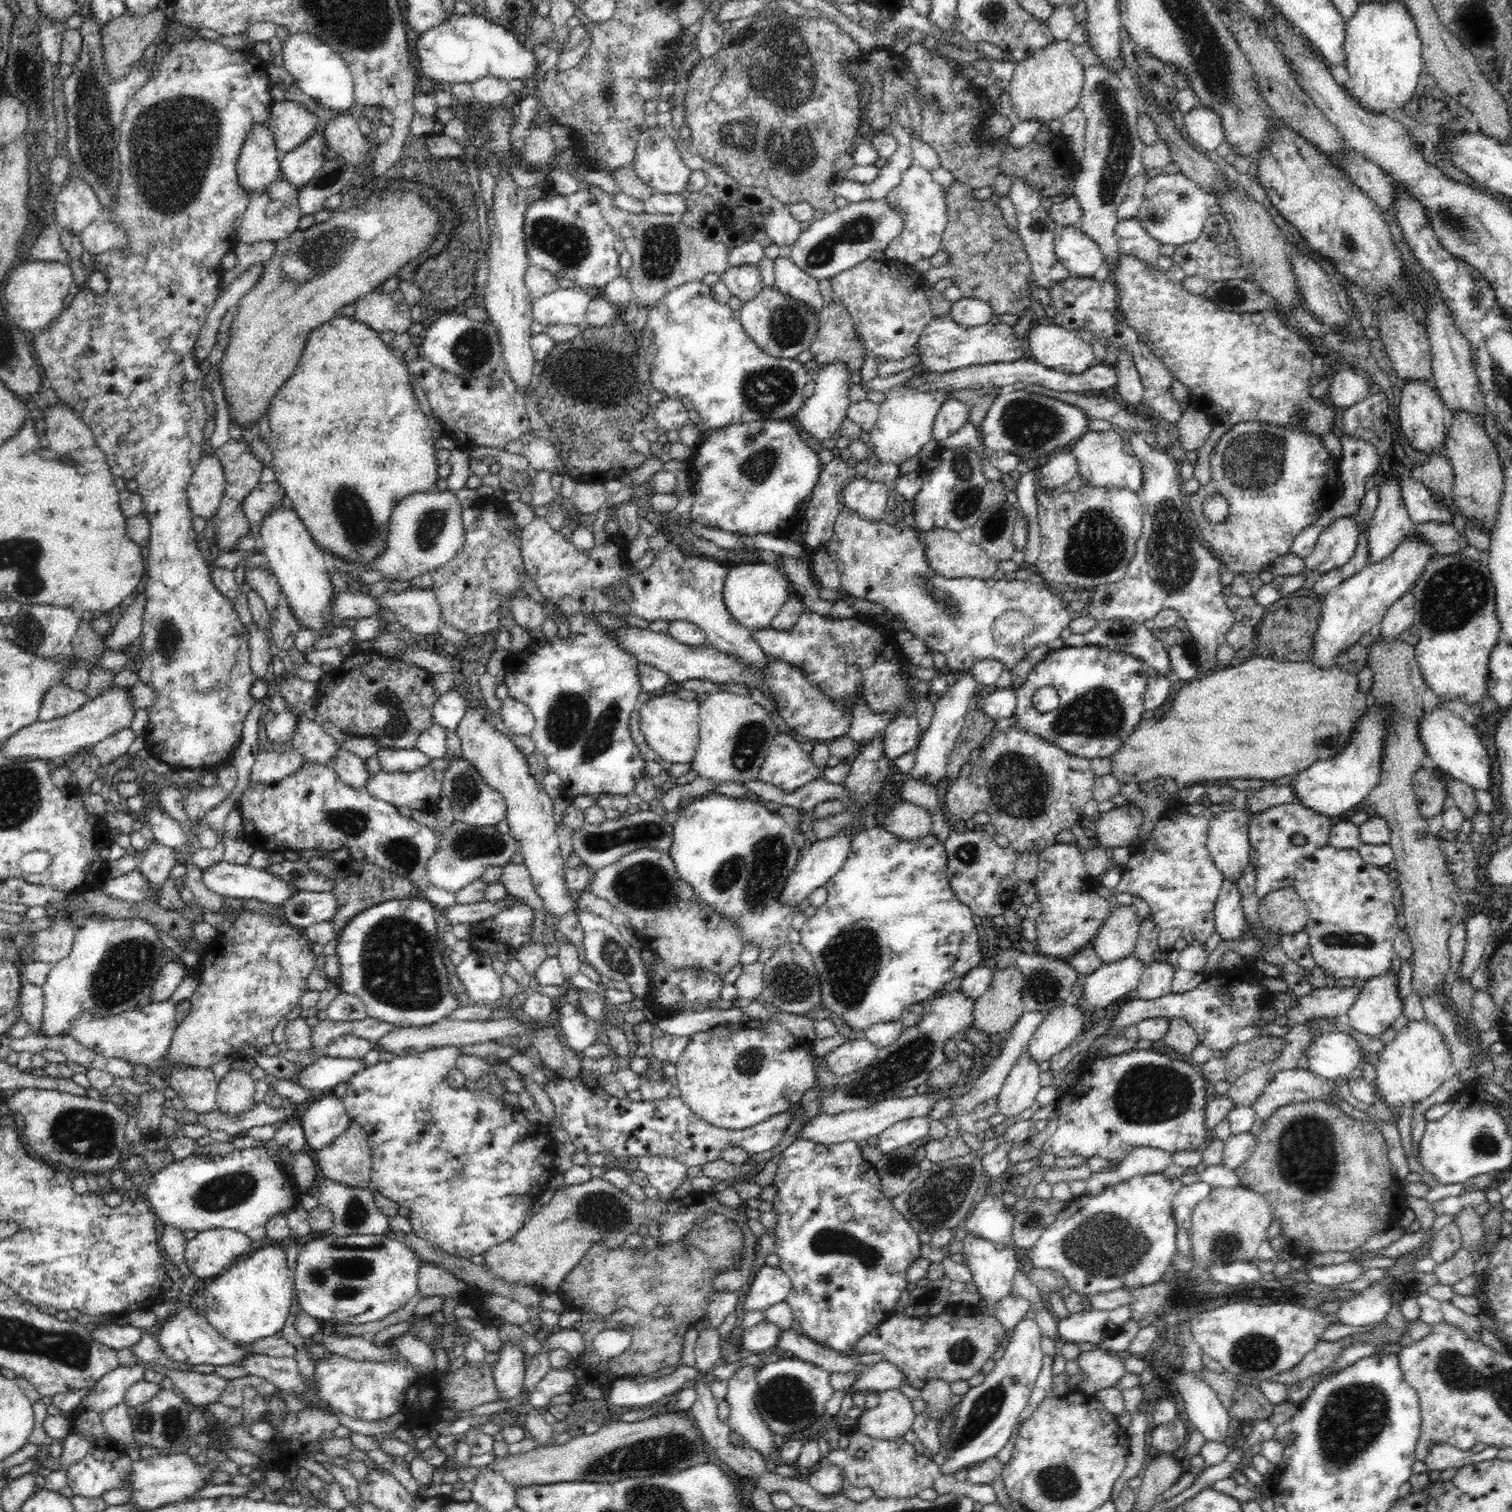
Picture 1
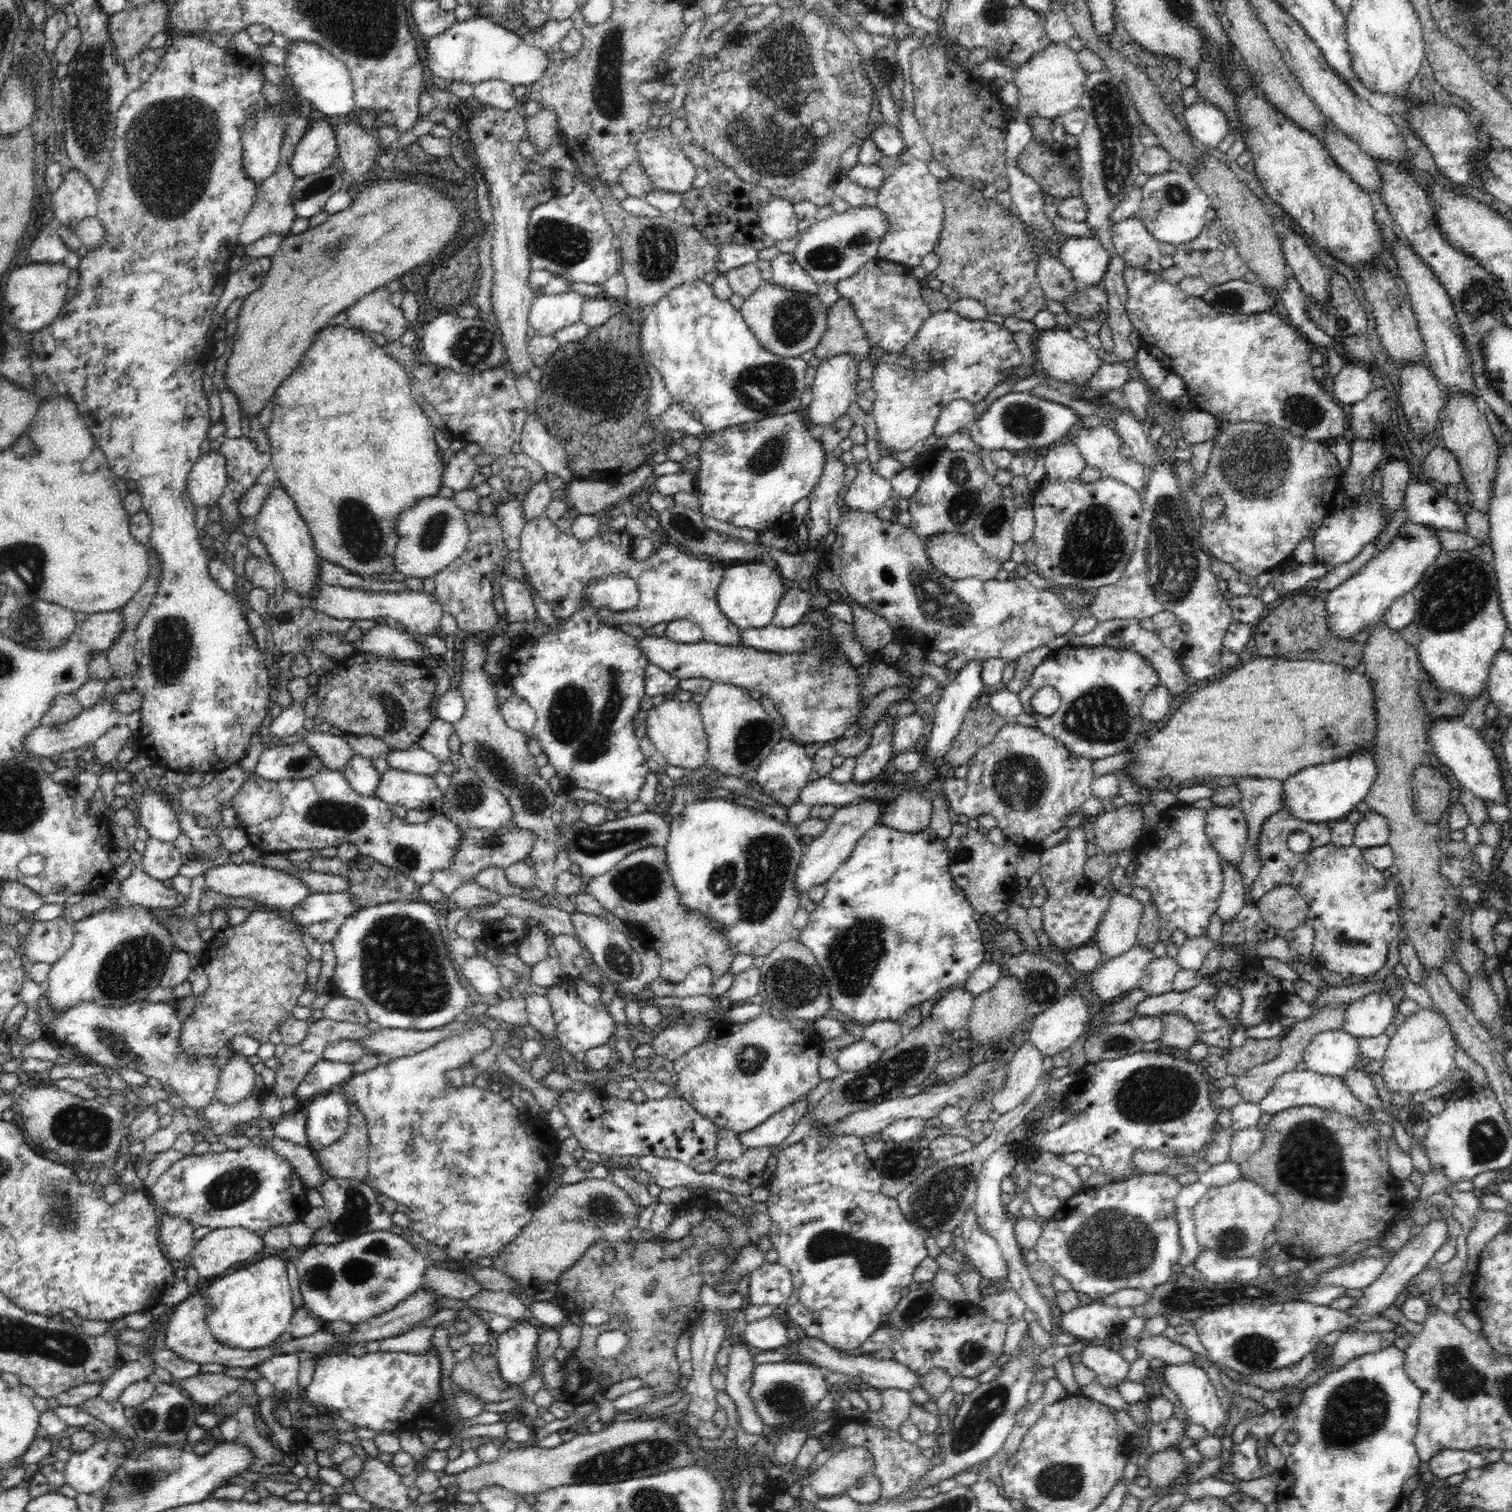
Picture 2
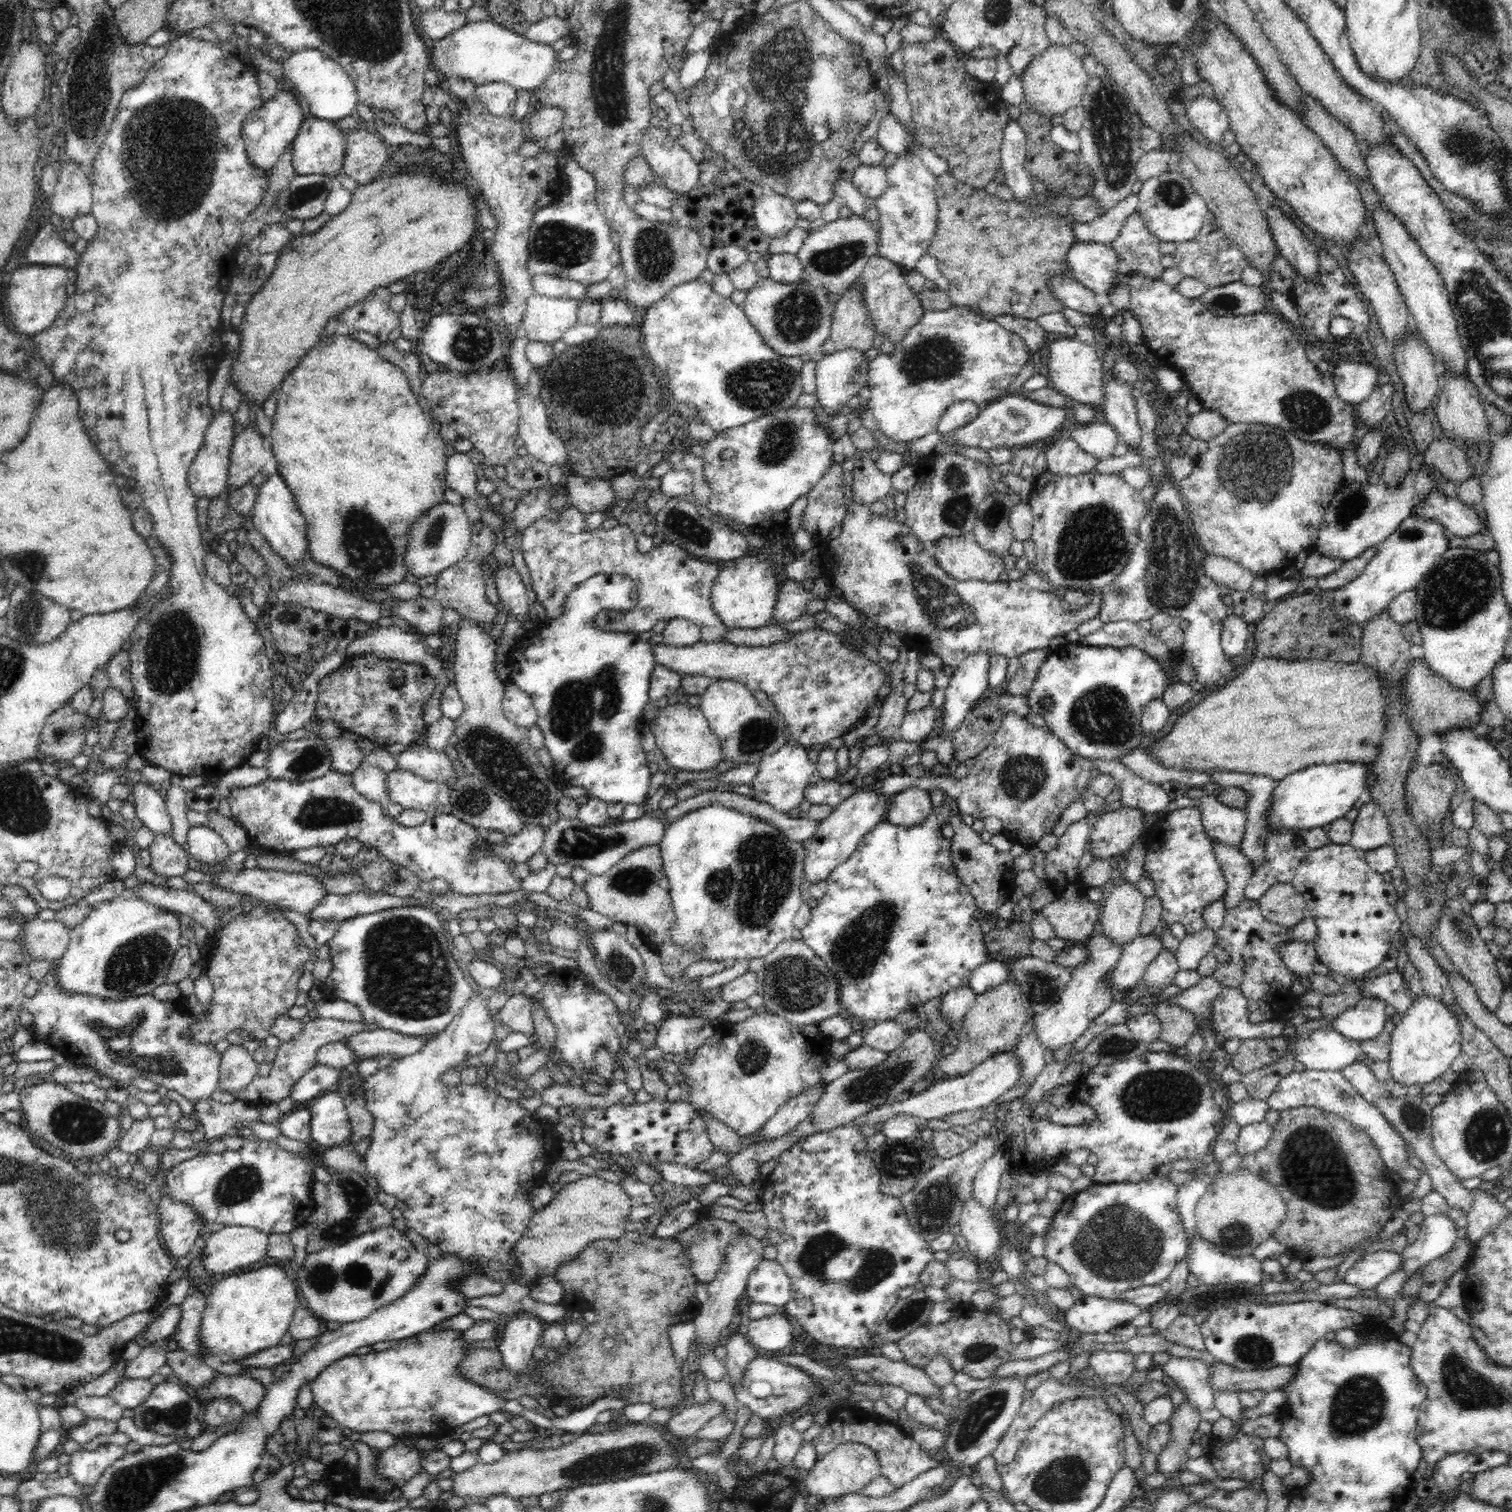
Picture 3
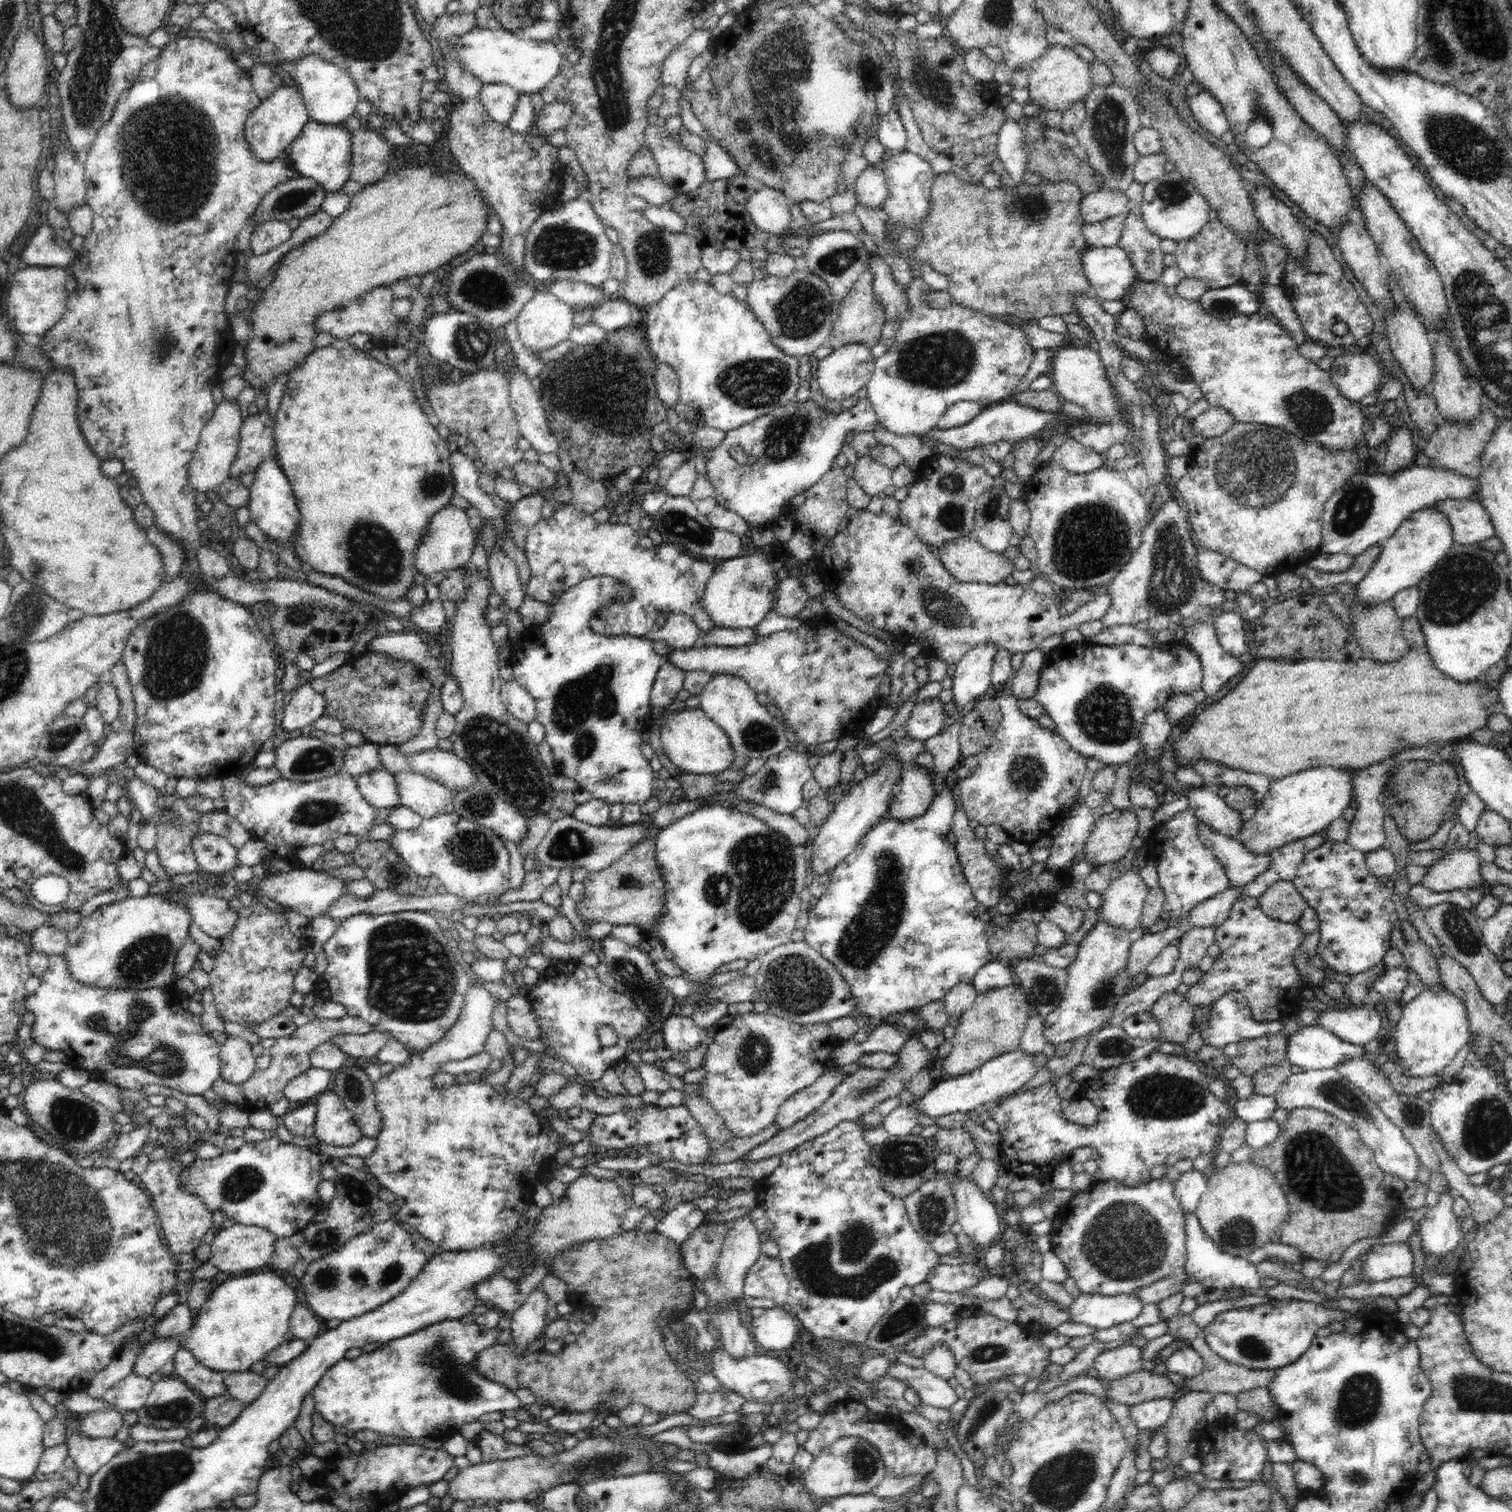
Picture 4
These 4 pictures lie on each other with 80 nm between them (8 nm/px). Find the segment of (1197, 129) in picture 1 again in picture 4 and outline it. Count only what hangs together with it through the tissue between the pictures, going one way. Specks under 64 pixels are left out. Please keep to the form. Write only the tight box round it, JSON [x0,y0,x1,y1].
[1187,89,1229,139]

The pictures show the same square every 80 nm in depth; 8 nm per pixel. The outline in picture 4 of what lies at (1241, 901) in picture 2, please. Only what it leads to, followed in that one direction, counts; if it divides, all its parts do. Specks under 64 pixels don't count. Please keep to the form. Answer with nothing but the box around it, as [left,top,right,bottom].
[1198,822,1272,887]

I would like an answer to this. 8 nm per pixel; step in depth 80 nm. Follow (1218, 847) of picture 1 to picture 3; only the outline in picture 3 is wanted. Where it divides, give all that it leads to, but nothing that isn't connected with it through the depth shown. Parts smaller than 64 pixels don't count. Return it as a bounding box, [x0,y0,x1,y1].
[1199,796,1246,844]

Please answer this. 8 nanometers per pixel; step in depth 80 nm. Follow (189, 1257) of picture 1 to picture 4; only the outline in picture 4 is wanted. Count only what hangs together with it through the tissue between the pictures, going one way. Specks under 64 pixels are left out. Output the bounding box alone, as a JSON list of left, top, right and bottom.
[207,1224,275,1272]

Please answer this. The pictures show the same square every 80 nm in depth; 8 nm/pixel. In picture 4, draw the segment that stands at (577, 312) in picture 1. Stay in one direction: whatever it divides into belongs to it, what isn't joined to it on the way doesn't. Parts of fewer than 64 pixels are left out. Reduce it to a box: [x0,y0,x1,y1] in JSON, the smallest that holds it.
[516,288,576,354]

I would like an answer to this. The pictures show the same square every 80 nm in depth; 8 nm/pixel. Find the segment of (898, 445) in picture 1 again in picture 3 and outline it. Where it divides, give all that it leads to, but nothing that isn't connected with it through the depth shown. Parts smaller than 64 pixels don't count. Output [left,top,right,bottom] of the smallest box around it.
[867,305,1028,443]

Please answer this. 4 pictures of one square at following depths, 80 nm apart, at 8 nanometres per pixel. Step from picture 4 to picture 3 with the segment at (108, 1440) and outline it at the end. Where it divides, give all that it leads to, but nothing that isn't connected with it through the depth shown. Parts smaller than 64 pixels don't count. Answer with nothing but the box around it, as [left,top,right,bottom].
[68,1444,126,1488]

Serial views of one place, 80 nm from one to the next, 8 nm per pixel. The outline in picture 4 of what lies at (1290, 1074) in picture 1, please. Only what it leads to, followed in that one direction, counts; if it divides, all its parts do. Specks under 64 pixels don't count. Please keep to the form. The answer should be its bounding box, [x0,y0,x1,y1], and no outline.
[1273,1069,1422,1180]

